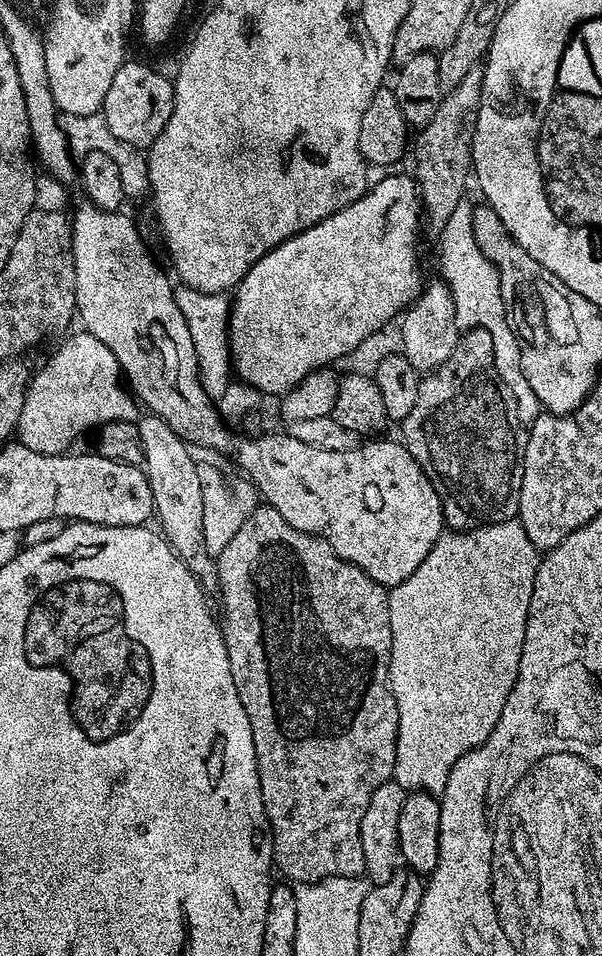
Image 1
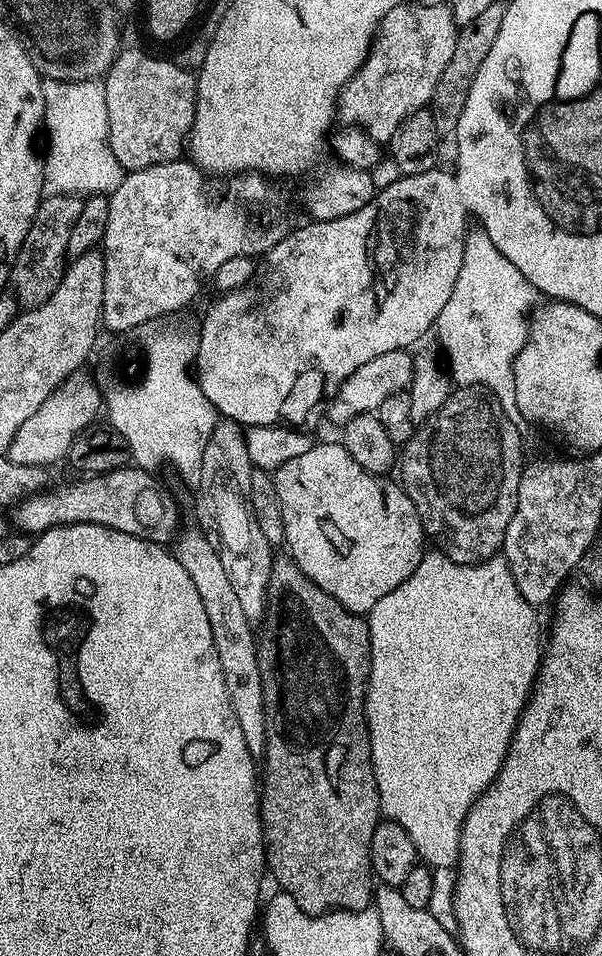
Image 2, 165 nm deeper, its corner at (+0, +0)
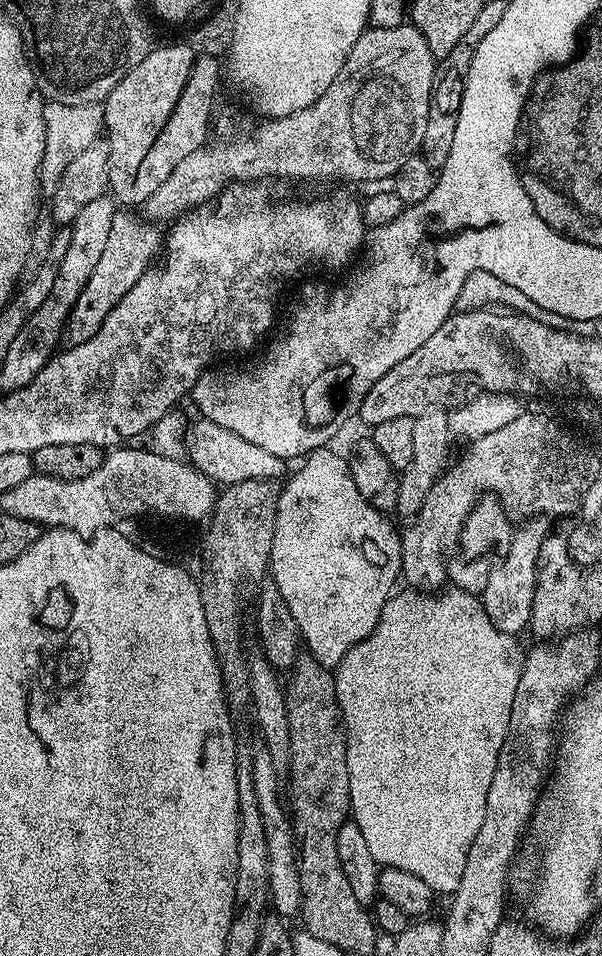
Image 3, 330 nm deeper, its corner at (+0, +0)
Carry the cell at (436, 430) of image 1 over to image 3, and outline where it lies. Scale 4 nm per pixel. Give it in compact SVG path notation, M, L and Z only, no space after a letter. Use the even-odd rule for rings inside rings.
M484 498L477 502L462 526L458 551L451 557L448 566L448 580L451 587L461 588L473 594L484 593L486 582L490 578L493 568L510 550L513 531L513 521L504 511L499 500Z

